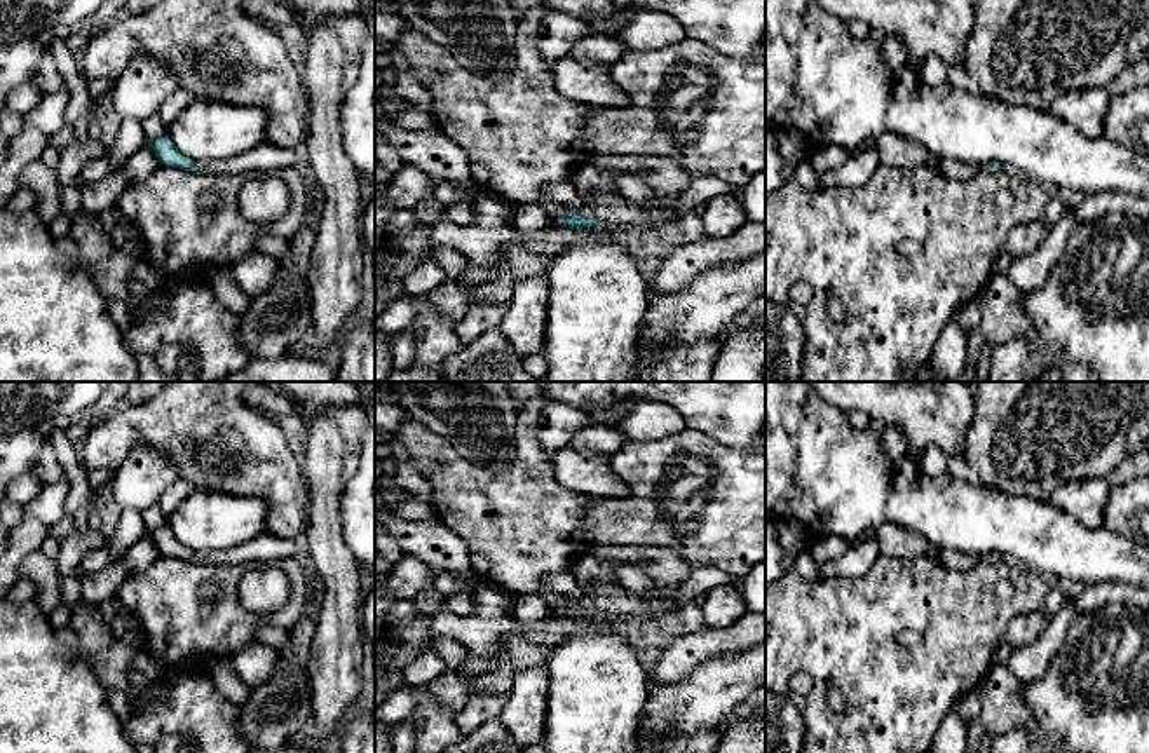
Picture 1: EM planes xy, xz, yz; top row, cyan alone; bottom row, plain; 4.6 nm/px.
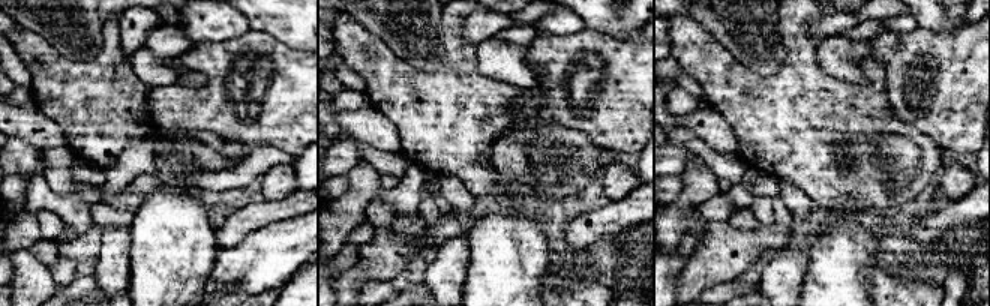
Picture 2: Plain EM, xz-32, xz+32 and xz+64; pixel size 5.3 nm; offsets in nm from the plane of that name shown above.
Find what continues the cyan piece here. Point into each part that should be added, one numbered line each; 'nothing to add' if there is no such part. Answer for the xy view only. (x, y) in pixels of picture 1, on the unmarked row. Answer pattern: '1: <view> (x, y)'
1: xy (264, 549)

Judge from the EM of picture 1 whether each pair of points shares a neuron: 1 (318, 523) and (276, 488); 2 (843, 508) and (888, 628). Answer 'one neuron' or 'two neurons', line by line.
1: two neurons
2: two neurons

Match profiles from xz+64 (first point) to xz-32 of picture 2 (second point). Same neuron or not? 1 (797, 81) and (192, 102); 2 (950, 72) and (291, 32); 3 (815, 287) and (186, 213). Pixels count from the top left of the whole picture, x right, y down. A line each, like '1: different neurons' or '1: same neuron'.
1: different neurons
2: different neurons
3: same neuron

